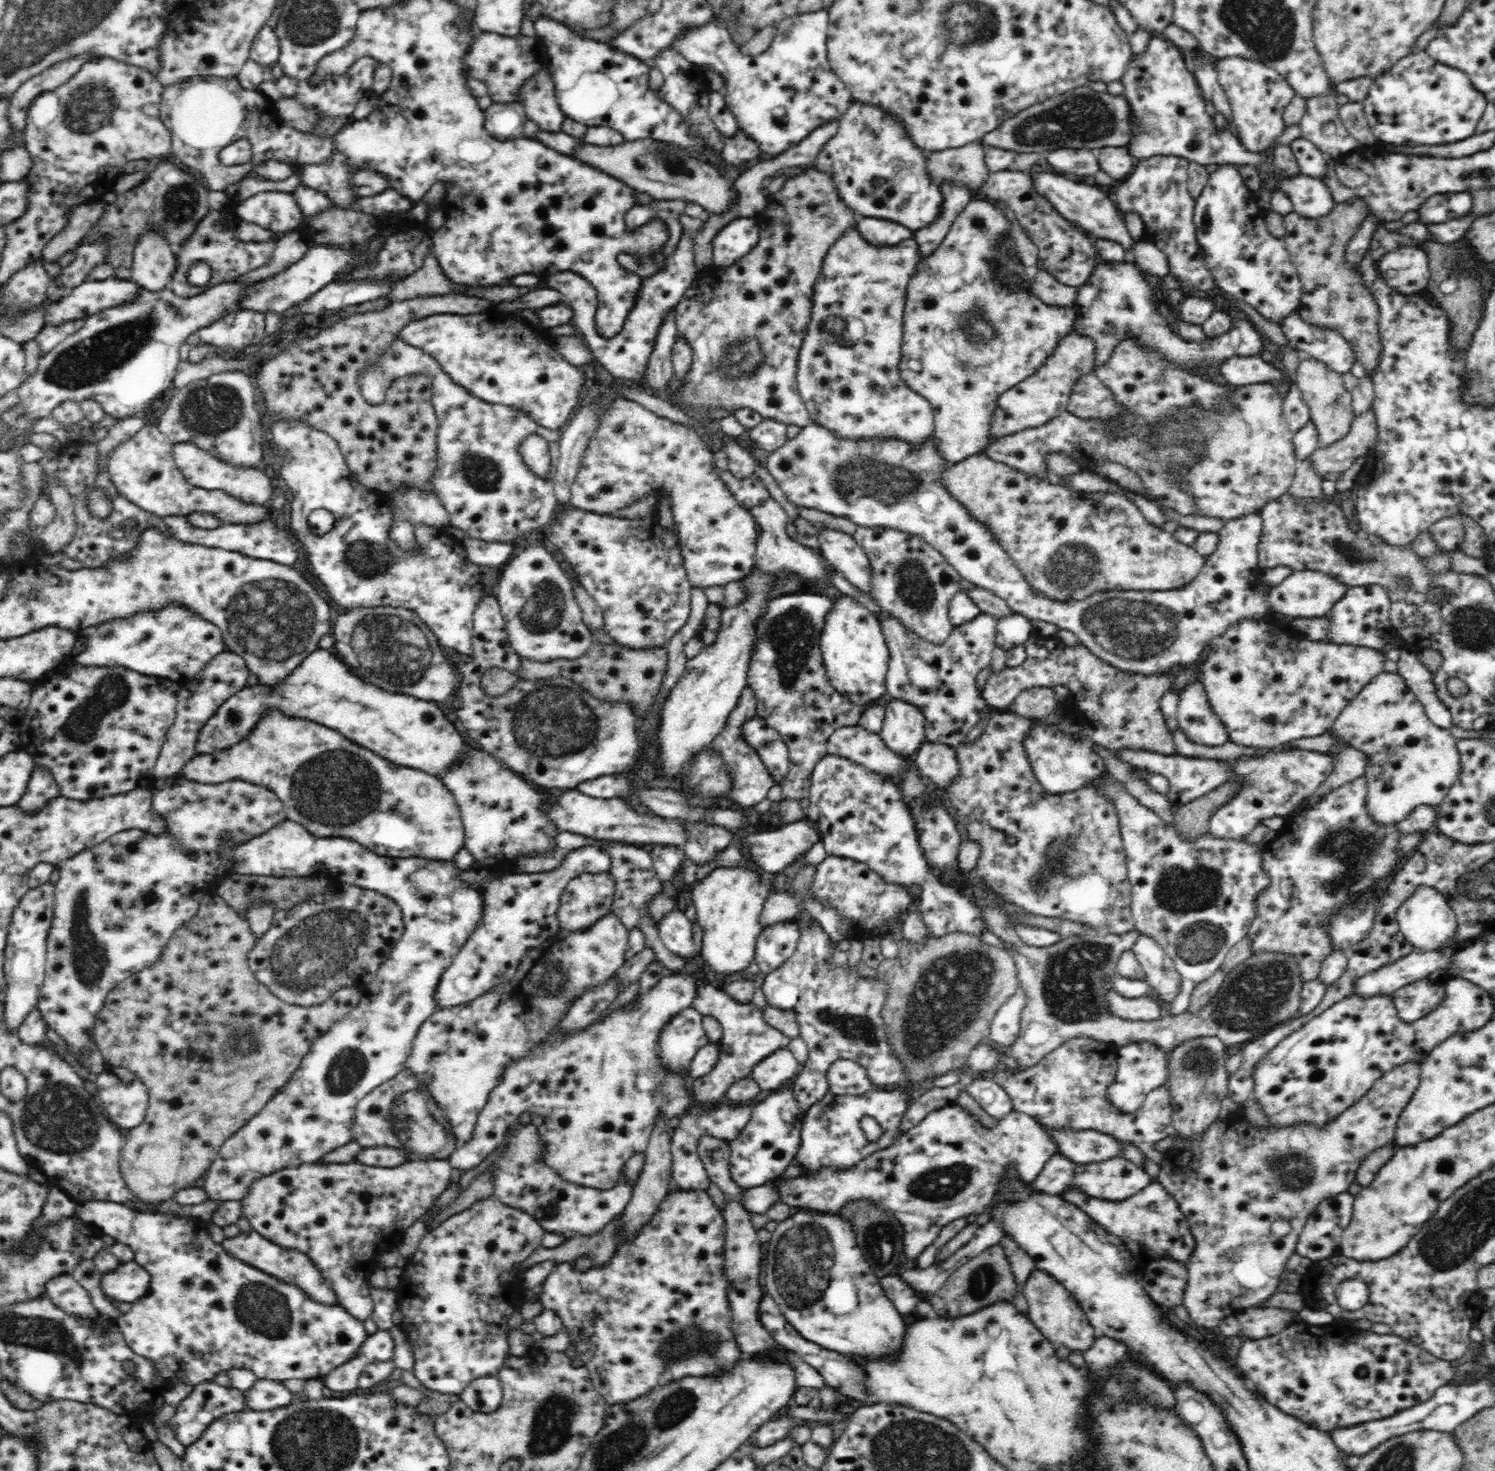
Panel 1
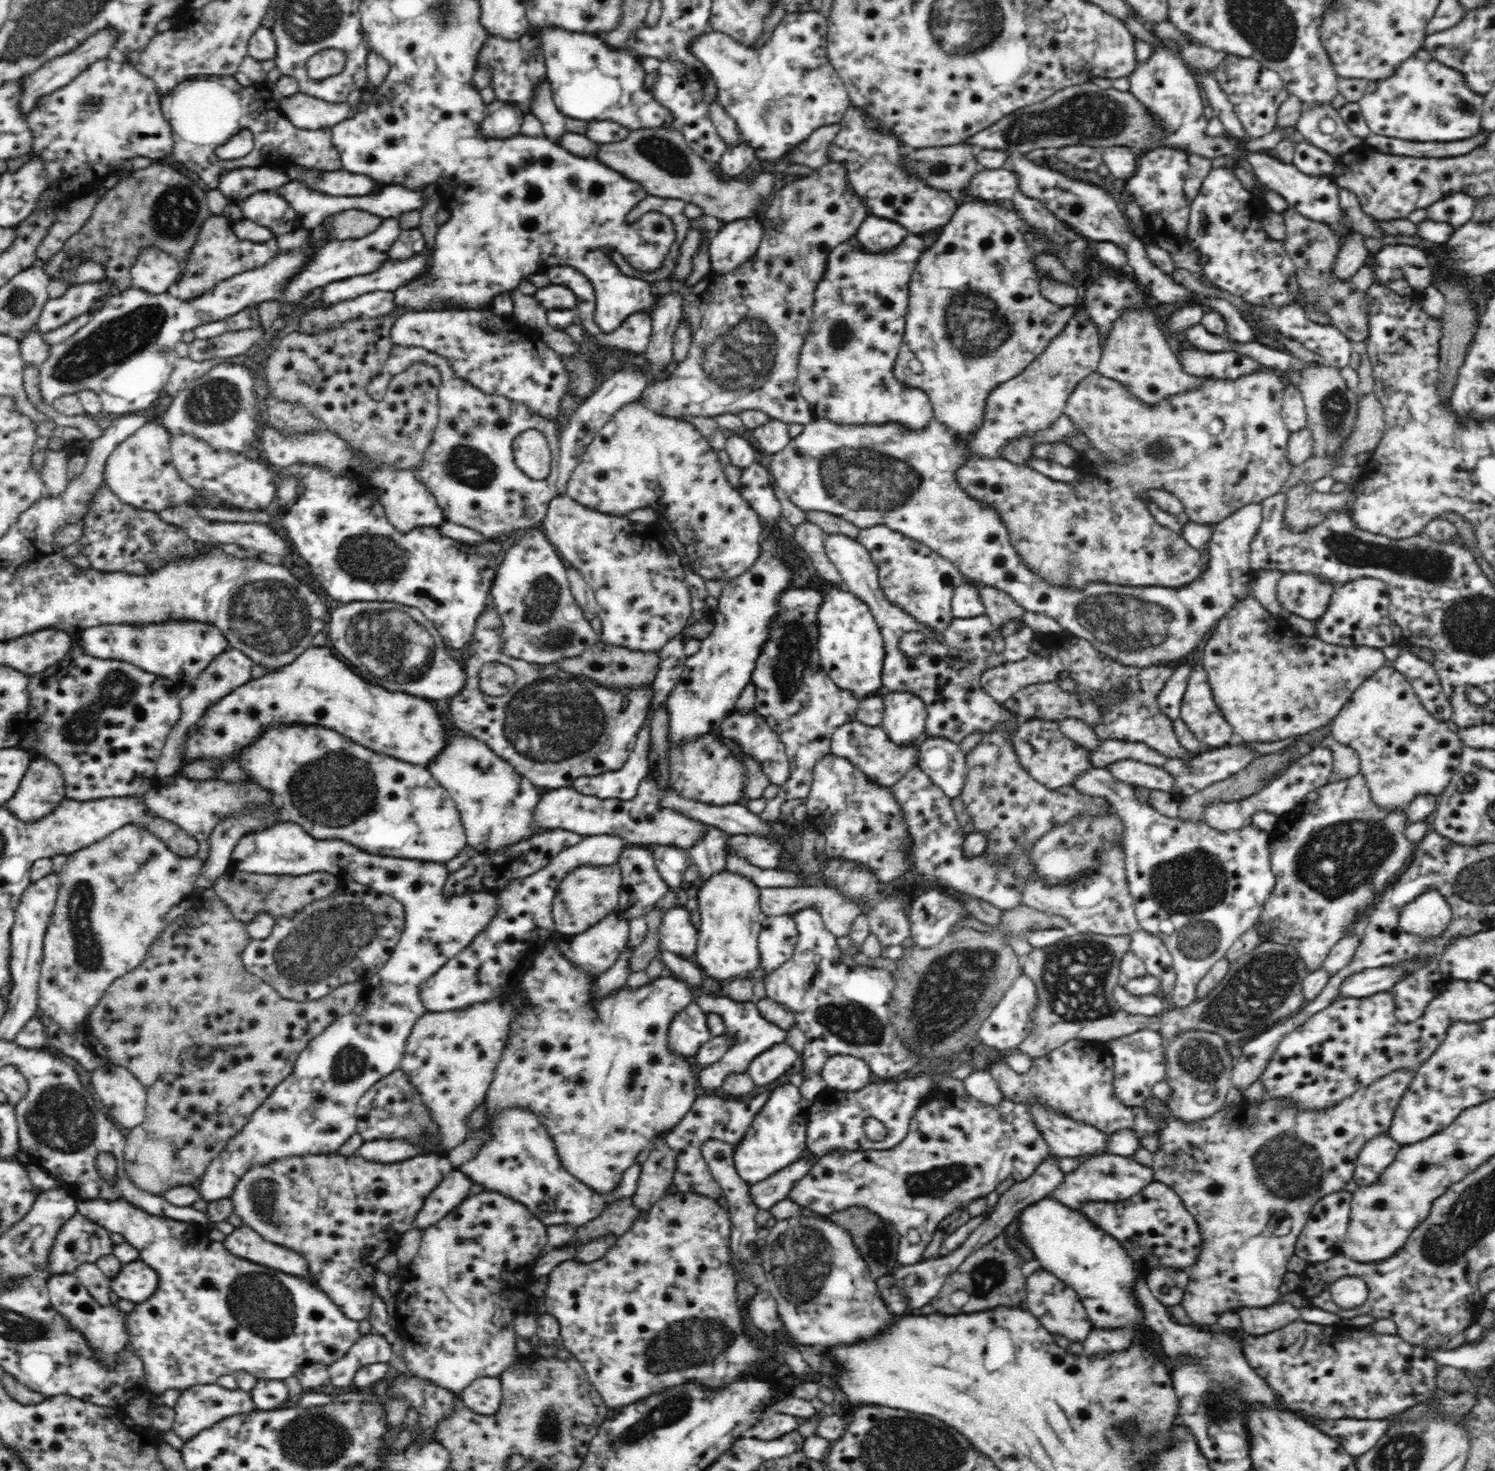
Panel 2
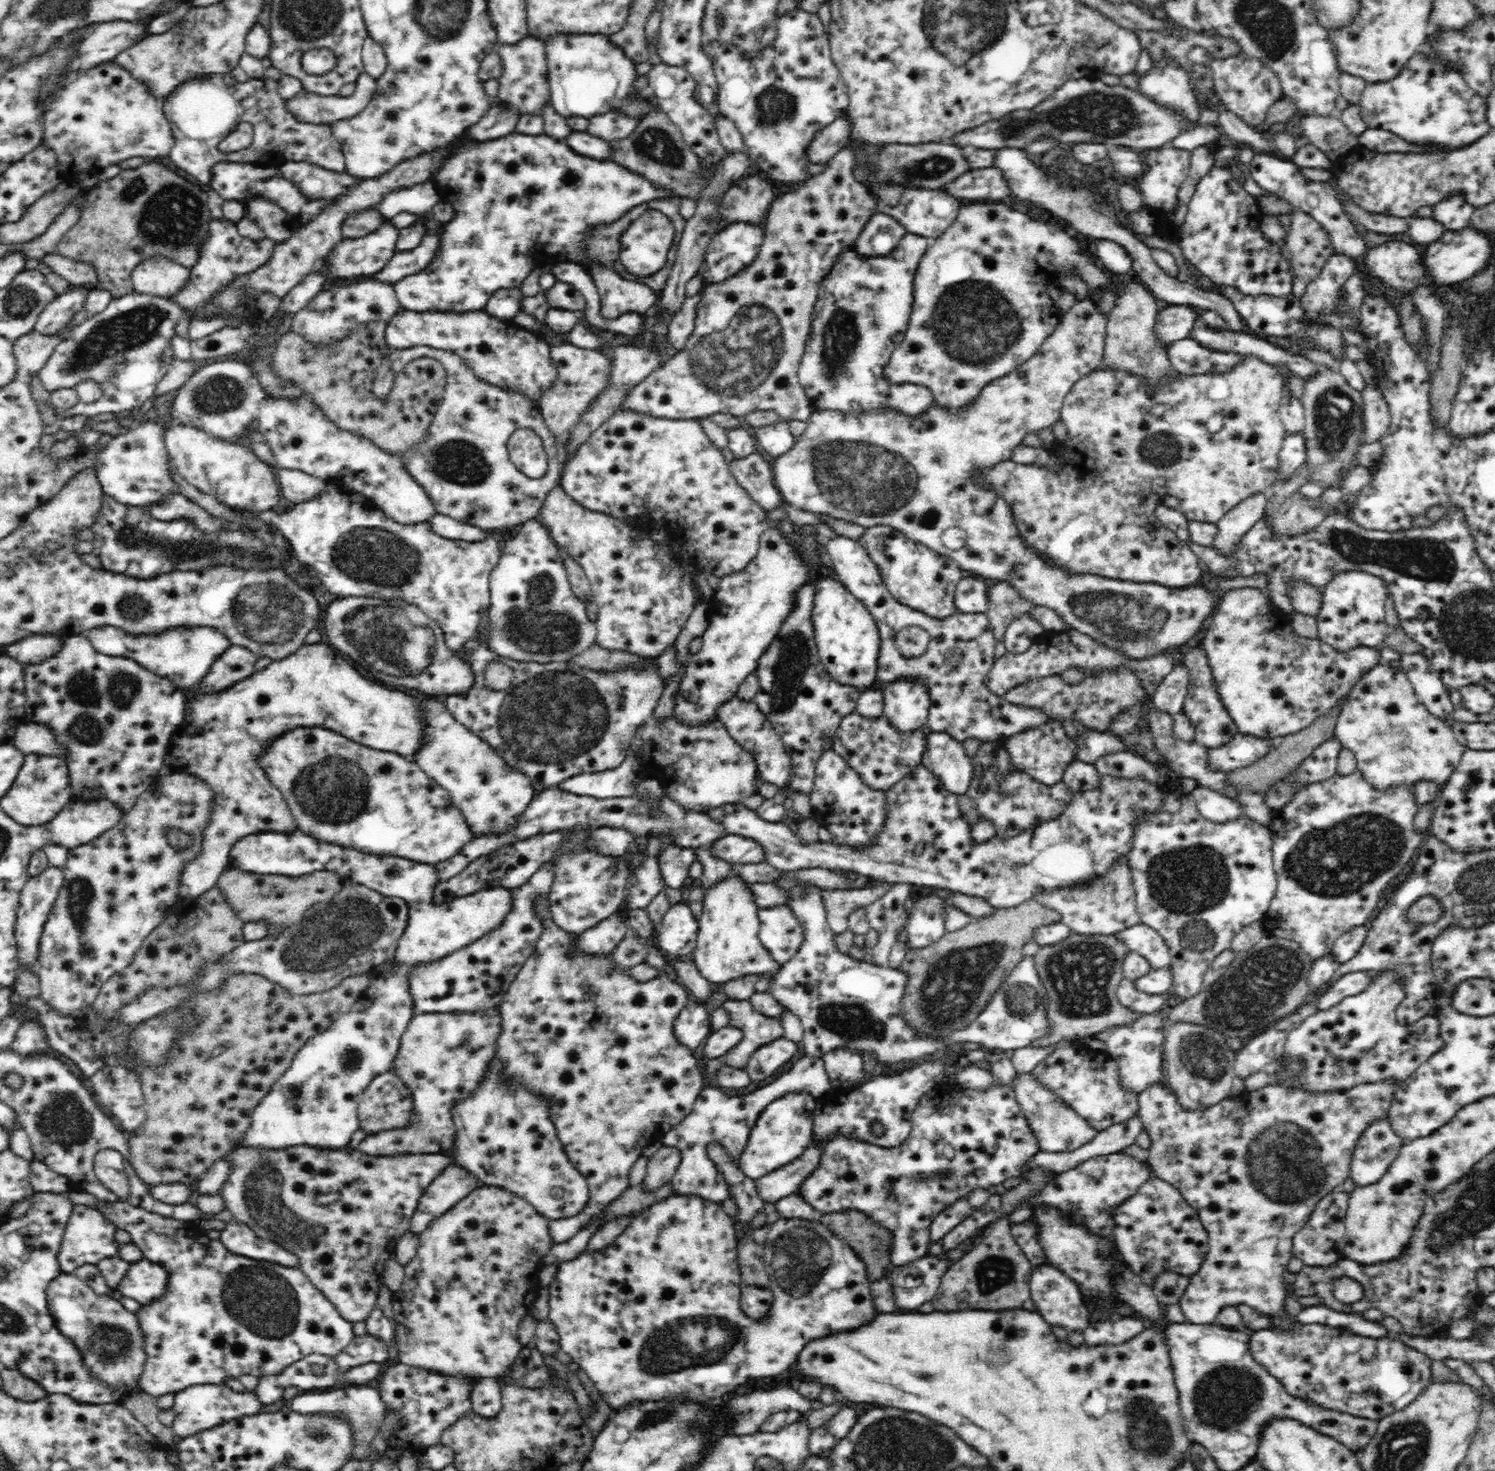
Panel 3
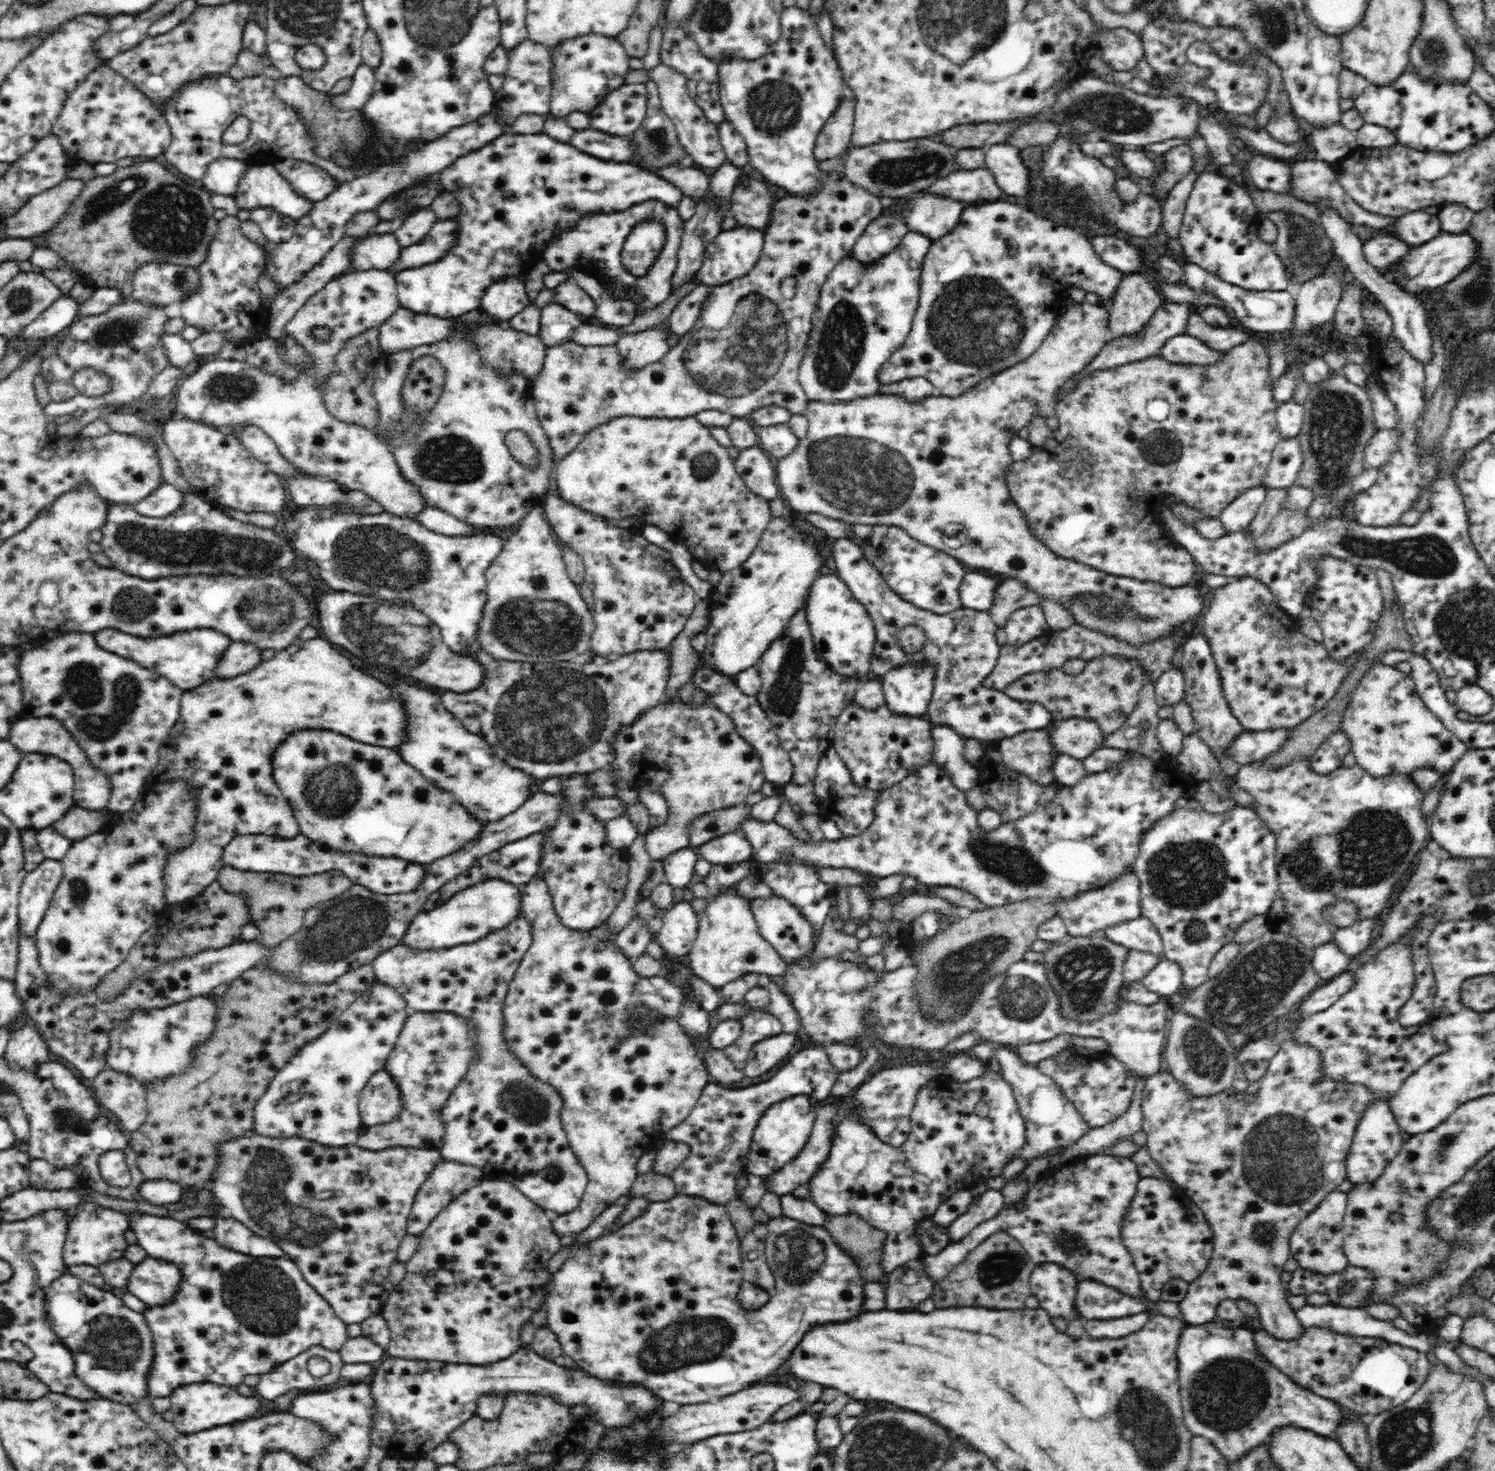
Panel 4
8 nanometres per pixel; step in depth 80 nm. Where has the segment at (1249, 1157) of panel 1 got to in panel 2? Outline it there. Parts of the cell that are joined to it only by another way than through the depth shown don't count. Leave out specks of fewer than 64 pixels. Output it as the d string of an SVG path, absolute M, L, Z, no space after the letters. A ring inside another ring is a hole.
M1404 1068L1392 1073L1386 1074L1385 1077L1379 1078L1372 1084L1355 1091L1353 1095L1342 1100L1335 1107L1325 1108L1321 1111L1298 1111L1292 1104L1286 1106L1284 1102L1274 1102L1268 1100L1262 1106L1244 1106L1244 1112L1236 1112L1242 1110L1240 1106L1232 1108L1232 1112L1222 1112L1222 1109L1215 1111L1215 1114L1208 1119L1201 1119L1196 1123L1184 1123L1177 1116L1170 1115L1166 1122L1160 1123L1159 1132L1159 1150L1154 1154L1153 1178L1157 1182L1165 1183L1166 1186L1172 1187L1177 1192L1178 1197L1193 1215L1194 1221L1197 1222L1198 1230L1201 1233L1202 1249L1201 1255L1192 1268L1188 1270L1189 1281L1185 1288L1185 1293L1181 1305L1196 1324L1216 1324L1221 1314L1225 1312L1237 1310L1239 1308L1259 1308L1264 1309L1278 1303L1278 1298L1282 1294L1284 1287L1284 1274L1287 1272L1287 1265L1290 1258L1295 1255L1296 1241L1302 1232L1306 1221L1309 1220L1313 1206L1327 1195L1334 1194L1345 1190L1348 1182L1354 1178L1355 1160L1358 1158L1359 1151L1362 1150L1364 1144L1375 1136L1388 1135L1391 1132L1391 1123L1394 1122L1394 1114L1396 1107L1399 1105L1400 1099L1405 1096L1410 1088L1411 1082L1414 1080L1415 1071L1407 1072ZM1274 1214L1286 1214L1286 1218L1292 1222L1292 1228L1289 1234L1285 1236L1276 1236L1274 1232L1268 1228L1268 1220Z

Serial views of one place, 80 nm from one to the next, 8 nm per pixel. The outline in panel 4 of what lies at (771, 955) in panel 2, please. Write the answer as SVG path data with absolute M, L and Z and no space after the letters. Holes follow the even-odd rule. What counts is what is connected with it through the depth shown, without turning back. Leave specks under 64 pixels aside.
M772 894L767 899L753 899L750 901L759 933L777 950L778 955L784 962L788 964L794 962L794 960L802 958L808 950L814 948L817 934L813 930L813 925L788 900Z

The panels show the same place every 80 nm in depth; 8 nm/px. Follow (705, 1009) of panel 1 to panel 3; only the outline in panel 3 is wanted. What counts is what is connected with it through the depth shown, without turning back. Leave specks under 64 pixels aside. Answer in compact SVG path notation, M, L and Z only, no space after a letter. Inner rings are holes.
M726 999L721 1006L724 1007L726 1013L728 1013L728 1025L740 1030L743 1037L742 1040L740 1040L734 1048L731 1048L726 1052L726 1054L712 1059L710 1062L704 1062L704 1065L706 1065L704 1074L706 1075L706 1078L710 1079L710 1084L708 1085L714 1085L715 1076L724 1067L732 1067L744 1071L750 1060L750 1055L754 1054L756 1049L759 1049L766 1043L772 1042L774 1039L779 1039L784 1036L781 1022L778 1021L778 1019L766 1017L762 1015L762 1013L759 1013L749 1000L734 1001Z

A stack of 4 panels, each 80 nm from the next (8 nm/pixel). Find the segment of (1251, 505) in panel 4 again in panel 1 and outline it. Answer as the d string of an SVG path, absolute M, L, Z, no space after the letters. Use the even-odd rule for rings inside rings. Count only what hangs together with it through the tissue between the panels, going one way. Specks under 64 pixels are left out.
M1074 330L1062 337L1049 359L1034 374L1030 374L997 398L997 406L993 410L989 427L990 442L1020 433L1020 430L1045 425L1067 410L1070 392L1078 378L1094 371L1096 346L1092 336L1078 334ZM814 422L806 425L800 431L800 434L798 434L795 438L788 440L786 444L782 444L782 446L779 446L776 450L769 452L765 465L786 496L787 500L796 504L797 506L812 508L814 510L819 510L820 512L832 514L834 516L847 516L847 518L854 522L854 524L863 527L886 527L894 530L900 530L903 533L917 534L918 537L921 537L922 540L926 541L928 544L931 544L936 550L938 550L938 552L942 553L943 556L946 557L946 560L959 572L959 575L962 578L966 578L966 580L970 580L972 584L975 584L976 587L985 588L986 590L994 593L994 595L1006 600L1006 603L1008 603L1008 607L1012 609L1012 612L1021 614L1031 621L1046 621L1055 624L1062 630L1070 630L1070 632L1074 633L1078 639L1080 639L1081 645L1089 648L1091 653L1097 656L1097 658L1102 659L1103 662L1110 663L1111 666L1118 667L1121 671L1129 672L1129 674L1166 674L1166 672L1172 671L1172 669L1176 666L1182 666L1184 668L1187 665L1193 665L1198 660L1200 660L1201 654L1206 650L1206 646L1212 646L1214 639L1222 638L1222 635L1226 634L1226 630L1228 630L1230 626L1237 625L1238 622L1243 621L1246 618L1253 618L1254 621L1257 621L1262 617L1273 616L1277 613L1292 619L1320 618L1327 616L1330 614L1334 603L1339 601L1345 595L1346 590L1349 589L1346 584L1340 582L1337 580L1337 578L1330 577L1329 574L1324 574L1319 572L1319 570L1306 569L1301 571L1293 571L1290 576L1288 576L1275 587L1266 586L1262 582L1264 568L1262 568L1257 561L1257 546L1259 543L1259 536L1262 532L1262 517L1258 513L1250 513L1235 519L1230 519L1225 524L1225 526L1219 531L1218 548L1208 558L1205 559L1205 565L1201 570L1201 573L1198 574L1198 576L1194 578L1192 582L1185 584L1181 589L1163 591L1100 591L1099 593L1094 593L1092 596L1085 598L1083 601L1070 600L1062 602L1046 599L1046 597L1038 595L1038 593L1036 593L1036 591L1030 587L1030 584L1026 582L1026 579L1024 579L1024 576L1022 576L1020 570L1016 568L1016 565L1014 565L1014 561L1010 559L1010 556L1008 556L1004 550L1002 550L1002 547L998 545L998 541L992 537L992 533L988 531L988 527L986 527L986 525L982 525L982 523L978 523L978 521L974 521L974 519L972 519L972 515L968 513L968 510L966 510L966 508L964 508L960 502L956 501L956 499L954 499L954 497L952 497L952 495L950 495L950 493L944 489L944 485L940 483L940 478L942 478L942 473L945 470L945 466L949 465L950 462L945 460L945 458L942 458L941 454L938 453L938 450L934 449L934 445L932 445L932 439L924 443L919 449L912 449L908 443L903 442L902 440L888 440L888 442L865 442L865 440L860 440L860 442L851 442L850 440L843 440L842 438L835 436L832 432L830 432L830 430L822 427L822 425L818 425L818 423Z

